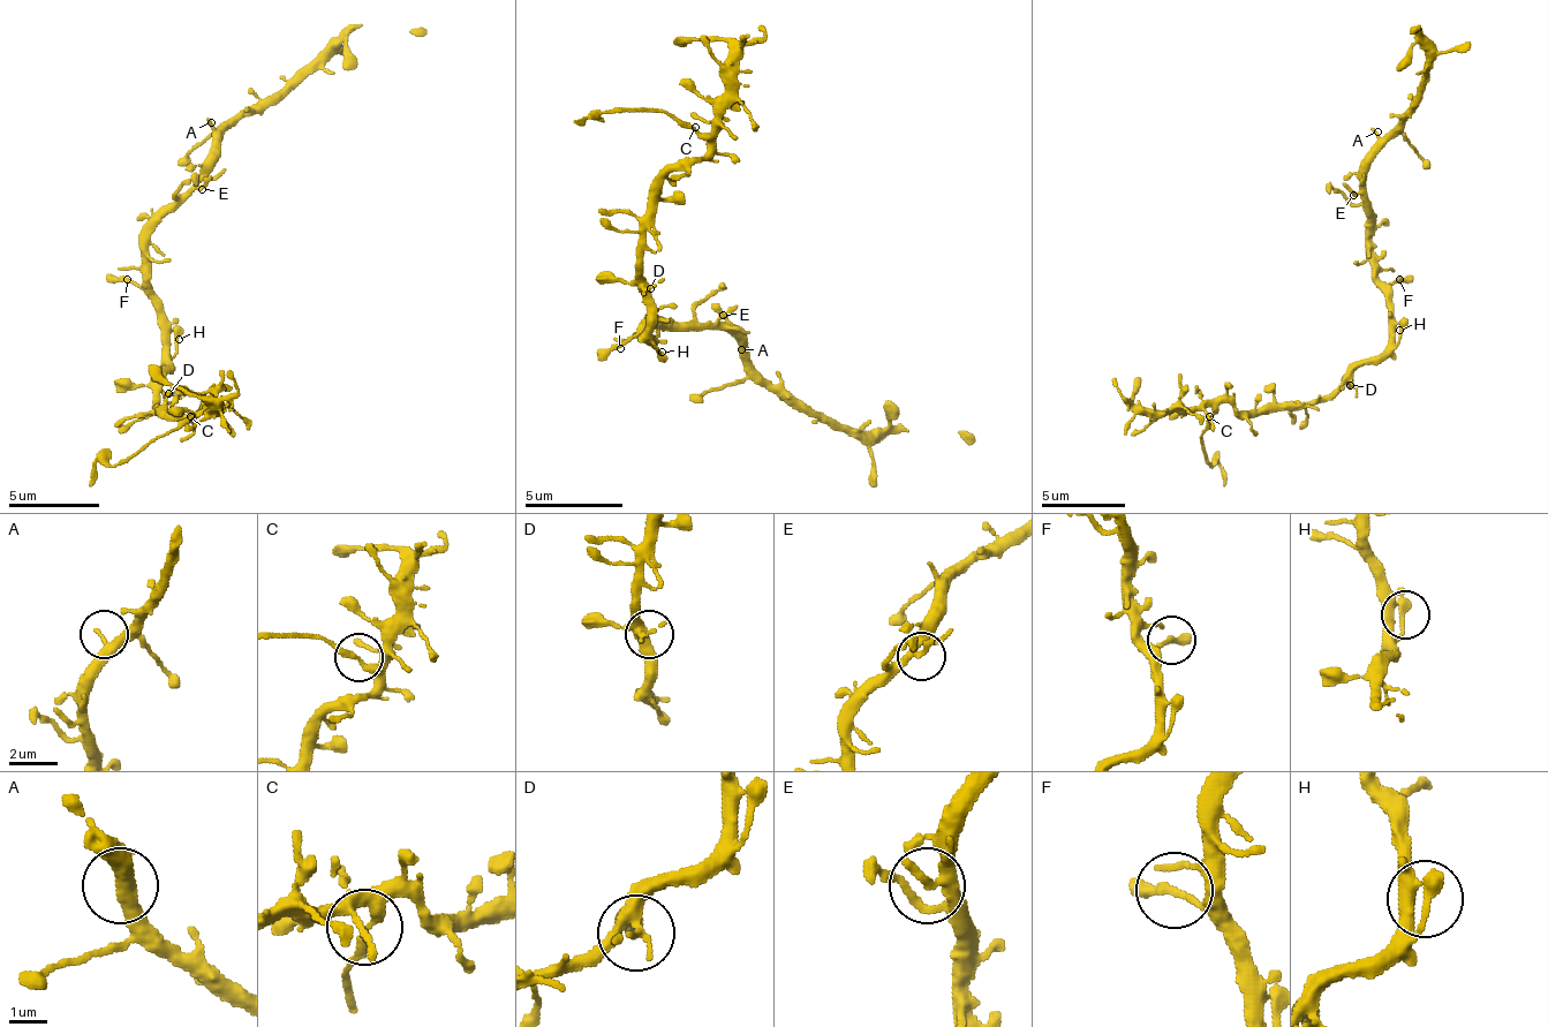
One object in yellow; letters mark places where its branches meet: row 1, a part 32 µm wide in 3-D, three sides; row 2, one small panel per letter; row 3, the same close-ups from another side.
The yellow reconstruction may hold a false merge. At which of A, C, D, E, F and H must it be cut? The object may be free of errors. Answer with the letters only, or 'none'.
C

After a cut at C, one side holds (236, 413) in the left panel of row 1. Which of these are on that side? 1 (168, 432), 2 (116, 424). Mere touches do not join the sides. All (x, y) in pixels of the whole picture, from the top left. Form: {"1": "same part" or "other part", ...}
{"1": "other part", "2": "same part"}

